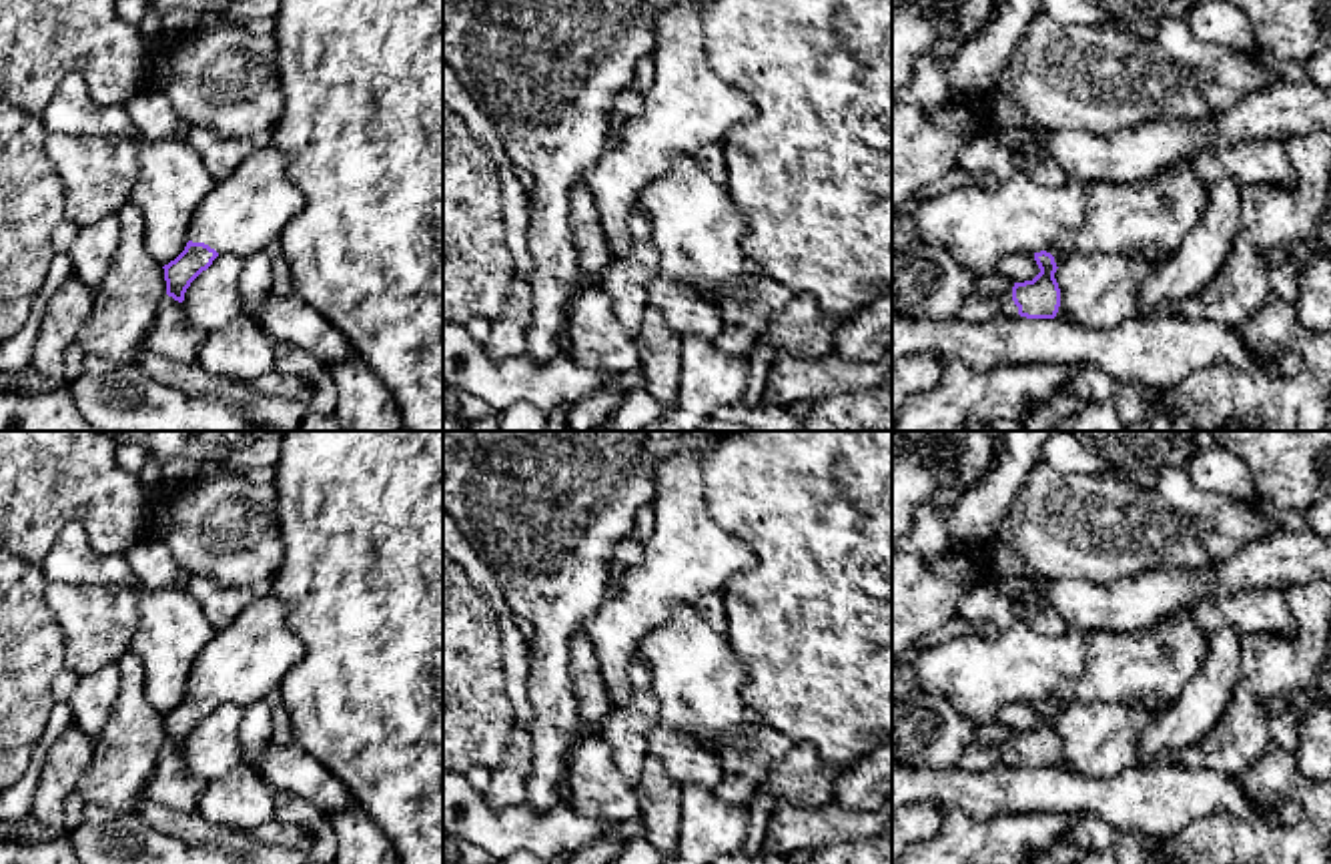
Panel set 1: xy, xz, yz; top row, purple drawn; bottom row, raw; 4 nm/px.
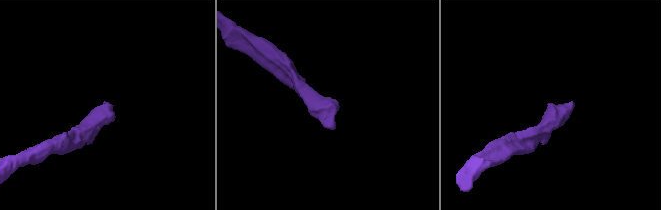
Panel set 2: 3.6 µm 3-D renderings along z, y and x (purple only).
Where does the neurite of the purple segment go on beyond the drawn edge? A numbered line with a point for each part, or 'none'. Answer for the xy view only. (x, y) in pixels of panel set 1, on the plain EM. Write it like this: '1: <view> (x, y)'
1: xy (243, 664)

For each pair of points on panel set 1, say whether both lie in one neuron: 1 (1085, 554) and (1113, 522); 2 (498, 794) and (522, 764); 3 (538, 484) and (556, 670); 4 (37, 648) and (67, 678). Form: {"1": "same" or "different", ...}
{"1": "same", "2": "same", "3": "same", "4": "different"}

